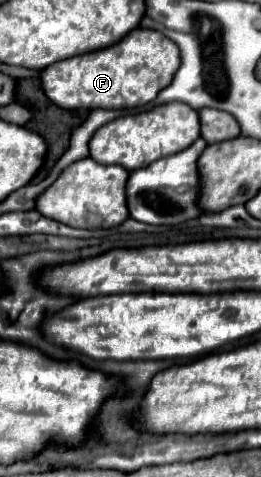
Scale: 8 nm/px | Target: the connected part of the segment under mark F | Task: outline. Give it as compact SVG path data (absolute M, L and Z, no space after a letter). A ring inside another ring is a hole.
M138 27L116 45L46 67L40 77L44 93L62 109L134 109L168 87L178 67L178 45L160 31Z

